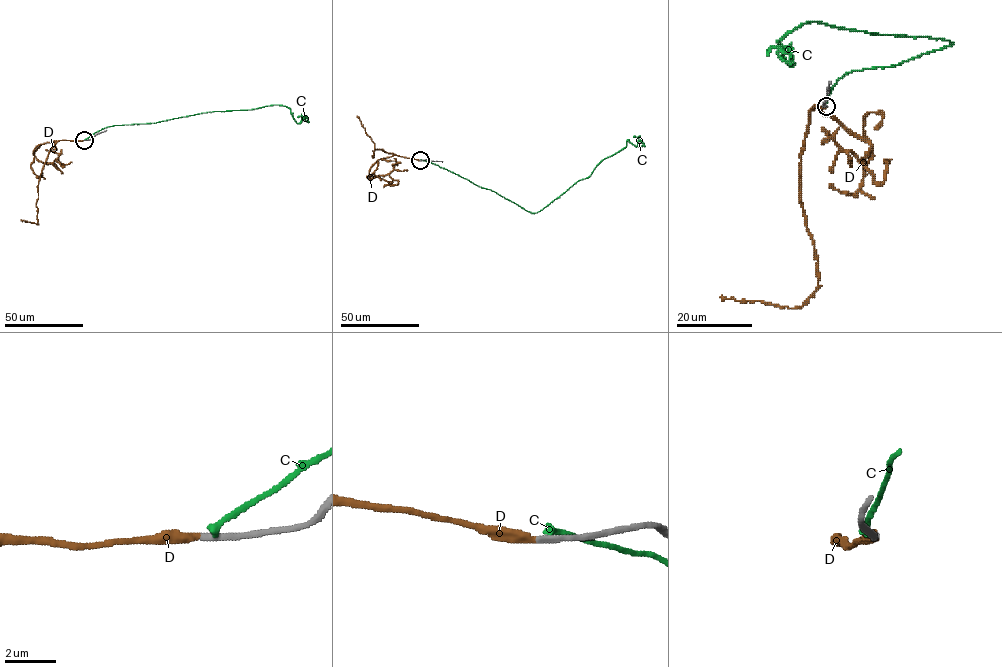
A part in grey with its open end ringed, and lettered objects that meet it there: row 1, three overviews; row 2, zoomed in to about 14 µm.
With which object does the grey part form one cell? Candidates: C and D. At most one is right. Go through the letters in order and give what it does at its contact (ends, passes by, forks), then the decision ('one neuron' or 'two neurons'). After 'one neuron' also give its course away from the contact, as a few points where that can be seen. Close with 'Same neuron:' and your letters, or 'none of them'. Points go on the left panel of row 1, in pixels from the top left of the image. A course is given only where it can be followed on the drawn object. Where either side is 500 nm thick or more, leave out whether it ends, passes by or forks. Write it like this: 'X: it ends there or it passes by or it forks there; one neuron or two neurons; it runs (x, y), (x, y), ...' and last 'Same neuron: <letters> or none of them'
C: it ends there; two neurons
D: it ends there; one neuron; it runs (84, 140), (61, 140), (55, 143), (38, 180), (36, 204), (38, 224), (21, 220)
Same neuron: D

